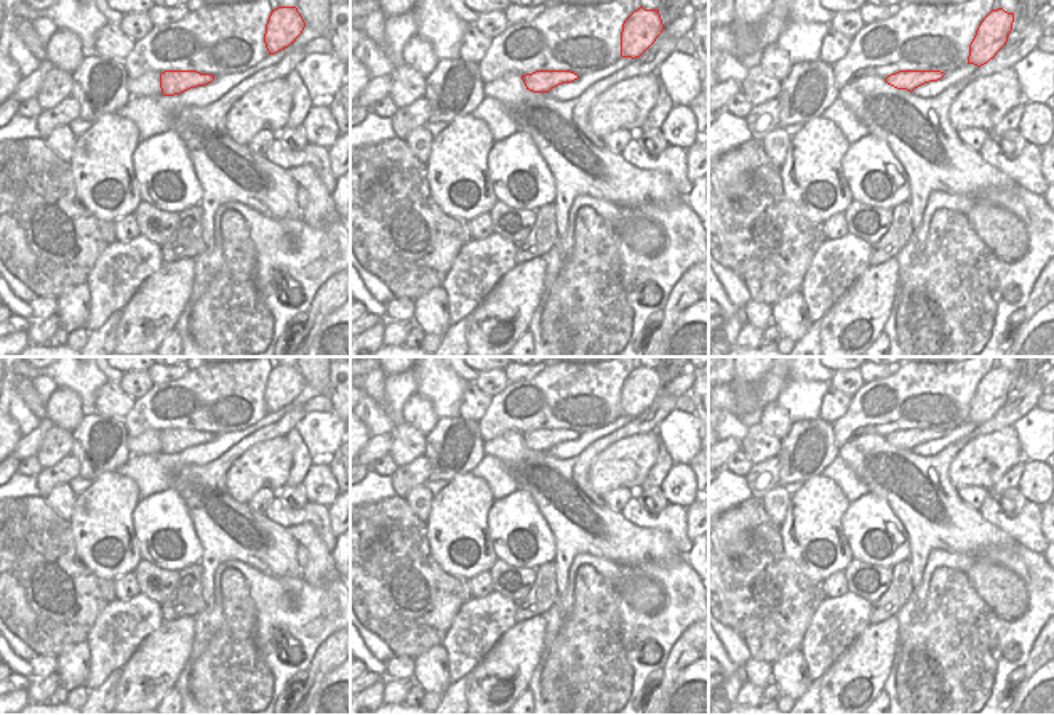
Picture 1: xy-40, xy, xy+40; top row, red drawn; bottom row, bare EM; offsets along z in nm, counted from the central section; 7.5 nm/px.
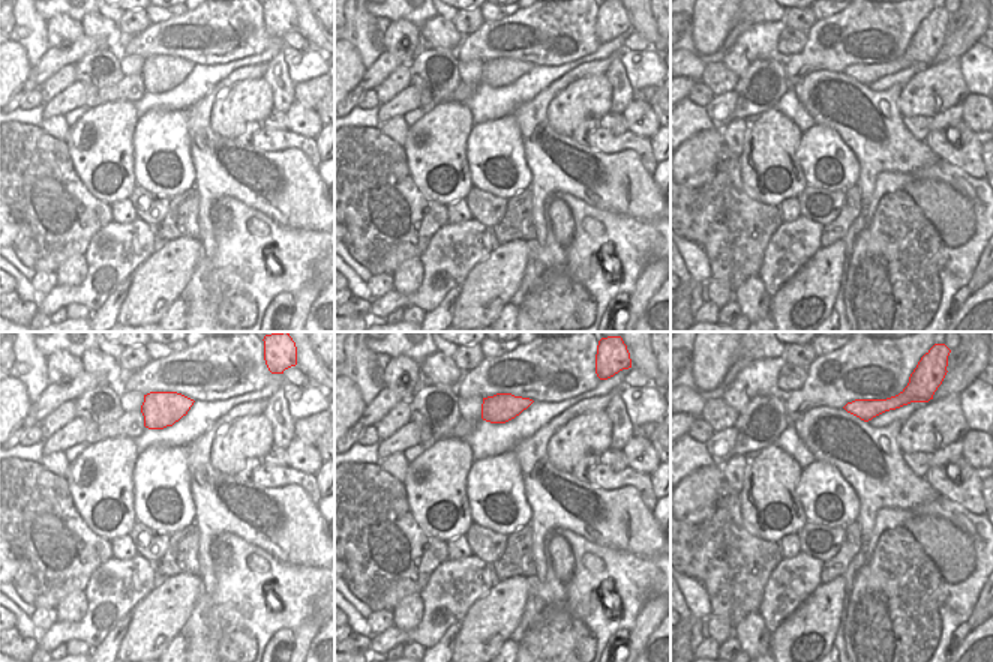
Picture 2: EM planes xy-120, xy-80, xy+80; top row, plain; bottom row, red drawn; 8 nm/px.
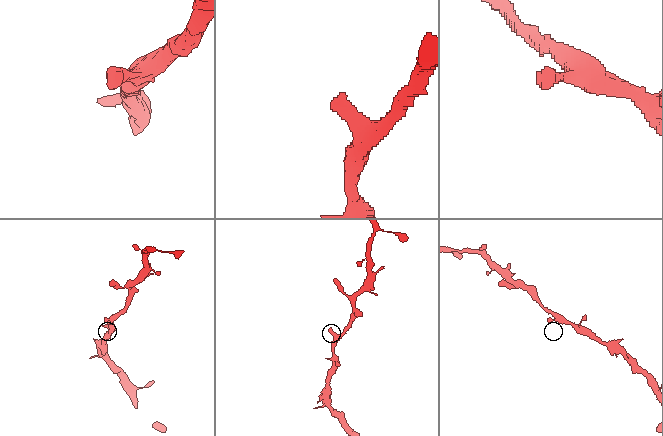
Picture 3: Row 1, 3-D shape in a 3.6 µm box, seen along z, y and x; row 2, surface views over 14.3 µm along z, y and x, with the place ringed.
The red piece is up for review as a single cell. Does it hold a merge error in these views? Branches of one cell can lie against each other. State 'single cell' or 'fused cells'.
single cell

